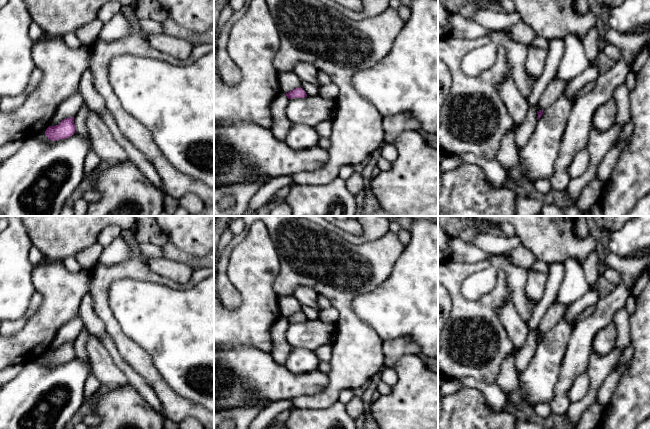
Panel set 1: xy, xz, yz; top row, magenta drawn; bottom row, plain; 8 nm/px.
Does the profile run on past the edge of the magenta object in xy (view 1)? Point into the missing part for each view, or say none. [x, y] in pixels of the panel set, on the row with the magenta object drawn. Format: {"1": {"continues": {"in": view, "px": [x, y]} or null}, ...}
{"1": {"continues": null}}

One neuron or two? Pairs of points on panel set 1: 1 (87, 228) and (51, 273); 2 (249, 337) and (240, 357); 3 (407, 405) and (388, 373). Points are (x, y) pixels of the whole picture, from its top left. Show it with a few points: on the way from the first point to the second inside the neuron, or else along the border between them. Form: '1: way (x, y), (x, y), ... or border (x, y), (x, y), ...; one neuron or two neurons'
1: border (47, 260), (61, 261); two neurons
2: border (224, 345), (254, 346), (267, 353); two neurons
3: border (393, 368), (397, 375), (397, 381), (392, 386); two neurons

